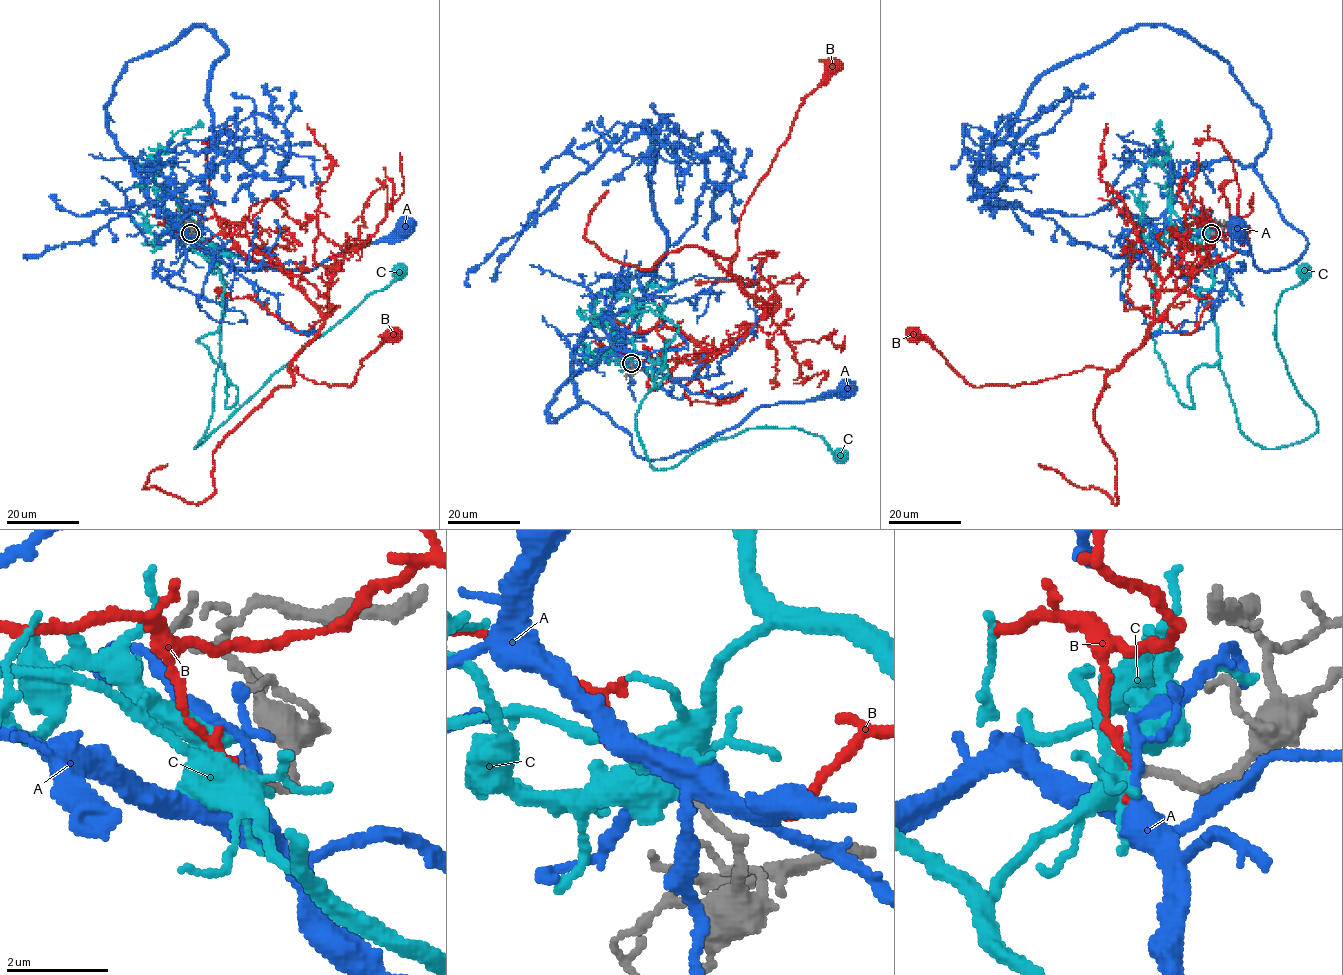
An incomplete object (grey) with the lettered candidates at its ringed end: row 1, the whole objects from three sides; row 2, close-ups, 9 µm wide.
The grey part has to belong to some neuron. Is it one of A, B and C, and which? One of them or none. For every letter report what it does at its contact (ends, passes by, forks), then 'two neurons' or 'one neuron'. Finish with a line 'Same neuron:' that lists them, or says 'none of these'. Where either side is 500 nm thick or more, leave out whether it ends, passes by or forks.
A: it forks; two neurons
B: it ends; two neurons
C: it forks; one neuron
Same neuron: C

